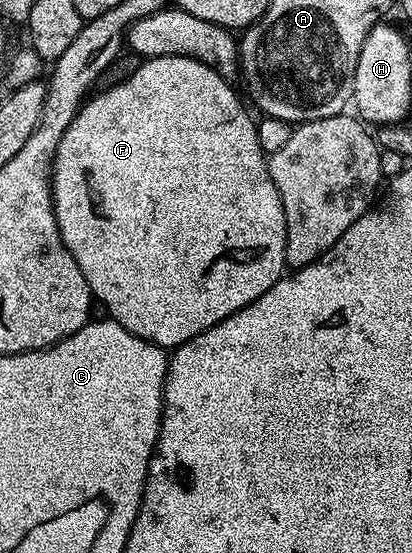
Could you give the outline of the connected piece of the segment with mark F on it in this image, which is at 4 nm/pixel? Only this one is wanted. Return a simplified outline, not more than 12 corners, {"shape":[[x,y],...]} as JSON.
{"shape":[[151,58],[53,157],[90,295],[176,348],[287,270],[234,83]]}

